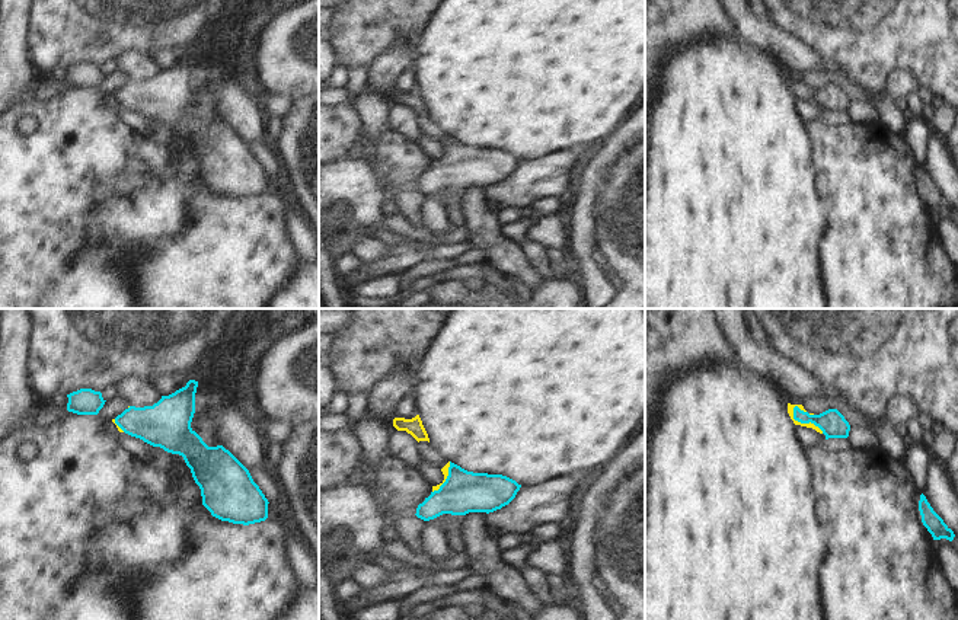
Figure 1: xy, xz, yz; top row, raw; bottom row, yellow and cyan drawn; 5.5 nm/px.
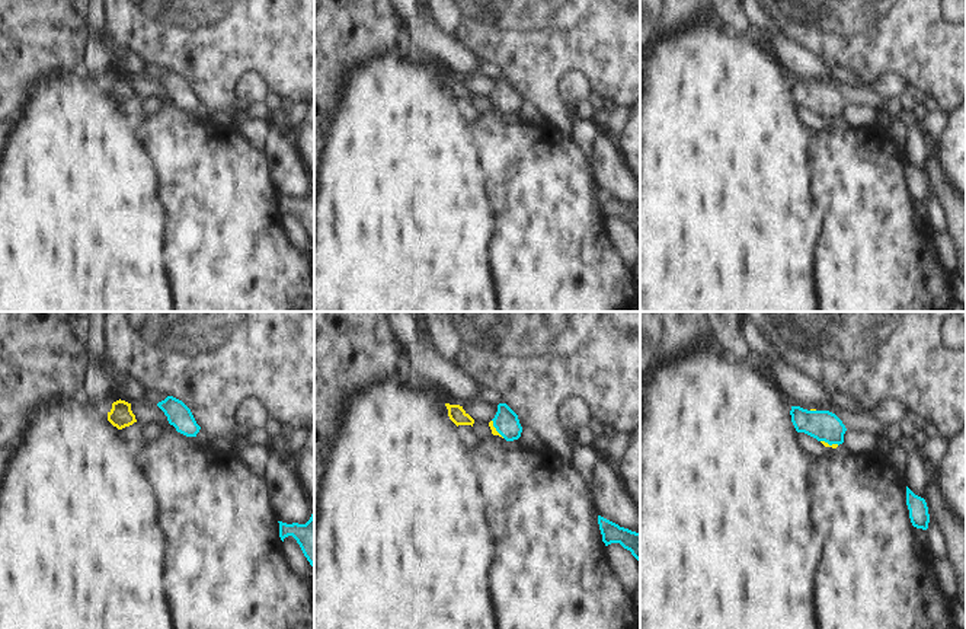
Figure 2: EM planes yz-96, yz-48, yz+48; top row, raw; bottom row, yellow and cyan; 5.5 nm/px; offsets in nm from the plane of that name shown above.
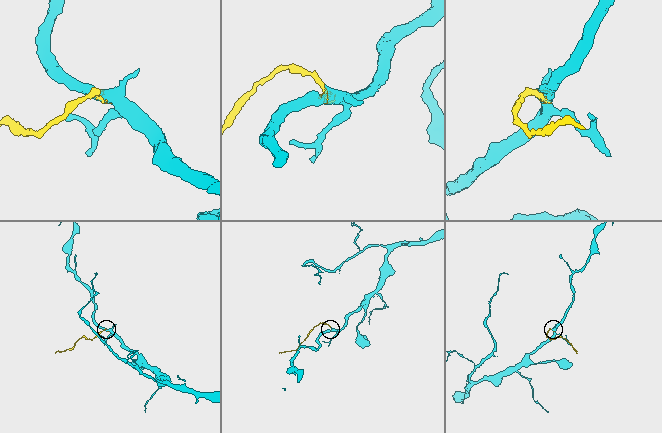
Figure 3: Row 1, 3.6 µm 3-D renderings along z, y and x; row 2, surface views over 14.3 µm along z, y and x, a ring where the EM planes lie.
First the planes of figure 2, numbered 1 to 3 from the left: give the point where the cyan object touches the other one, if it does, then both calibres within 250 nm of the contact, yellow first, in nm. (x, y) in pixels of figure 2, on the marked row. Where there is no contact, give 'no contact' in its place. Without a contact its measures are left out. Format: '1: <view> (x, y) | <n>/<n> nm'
1: no contact
2: yz-48 (495, 428) | 30/140 nm
3: yz+48 (828, 444) | 30/170 nm

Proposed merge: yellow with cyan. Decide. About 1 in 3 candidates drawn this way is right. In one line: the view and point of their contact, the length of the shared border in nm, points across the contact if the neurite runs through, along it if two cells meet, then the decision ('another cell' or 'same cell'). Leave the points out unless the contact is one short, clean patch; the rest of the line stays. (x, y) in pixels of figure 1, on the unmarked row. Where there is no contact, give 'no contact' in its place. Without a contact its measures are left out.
contact yz (804, 98); length 220 nm; way yz (789, 80), (794, 92), (804, 98), (832, 96); same cell

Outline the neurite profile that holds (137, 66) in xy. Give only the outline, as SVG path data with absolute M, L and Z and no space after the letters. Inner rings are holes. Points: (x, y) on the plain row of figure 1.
M132 51L118 58L118 67L128 76L128 80L153 80L162 73L162 68L150 54Z

